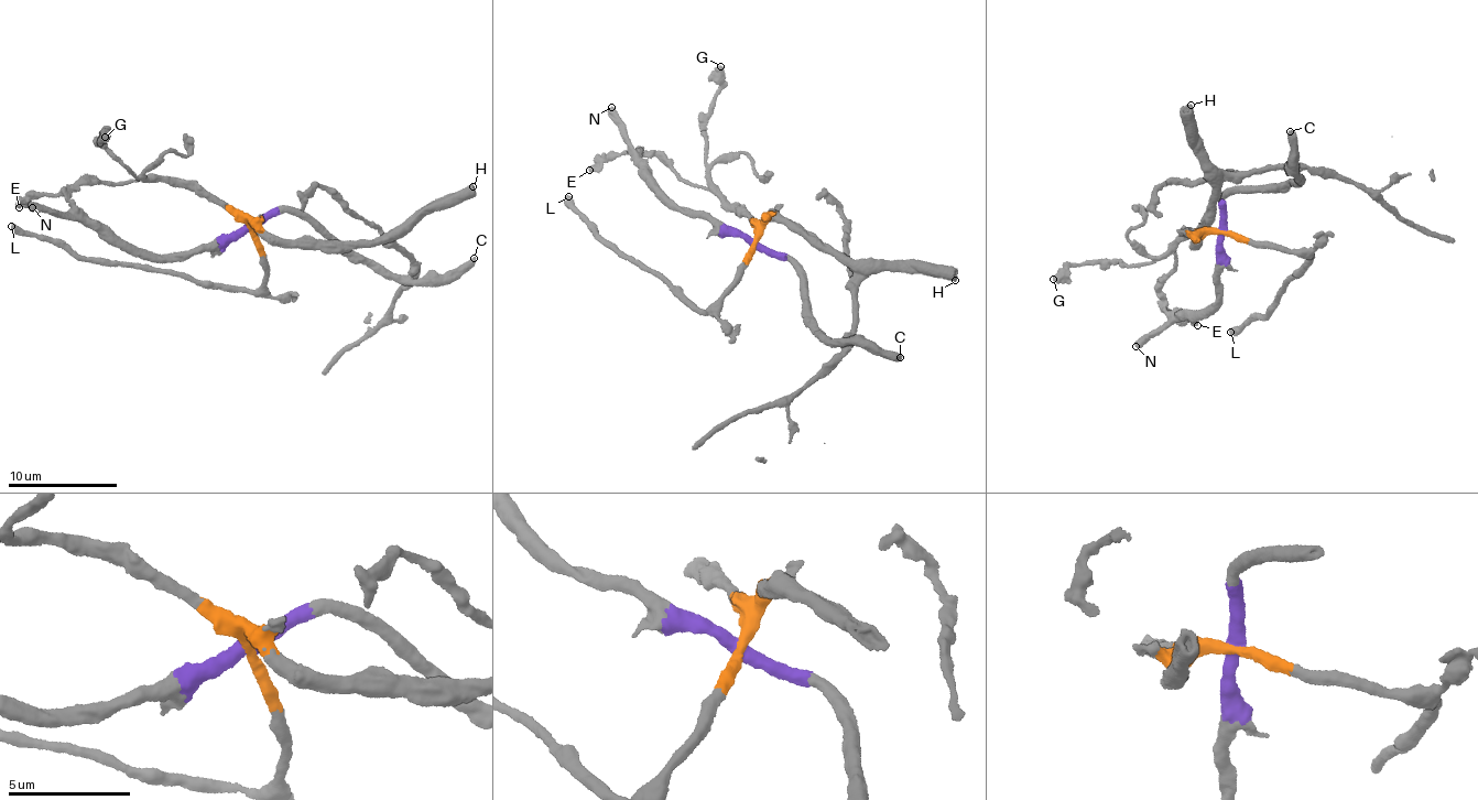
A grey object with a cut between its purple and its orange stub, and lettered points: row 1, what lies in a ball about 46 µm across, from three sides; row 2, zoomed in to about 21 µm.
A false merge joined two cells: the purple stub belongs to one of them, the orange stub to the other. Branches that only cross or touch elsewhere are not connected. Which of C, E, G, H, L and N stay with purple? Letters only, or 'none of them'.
C, N

